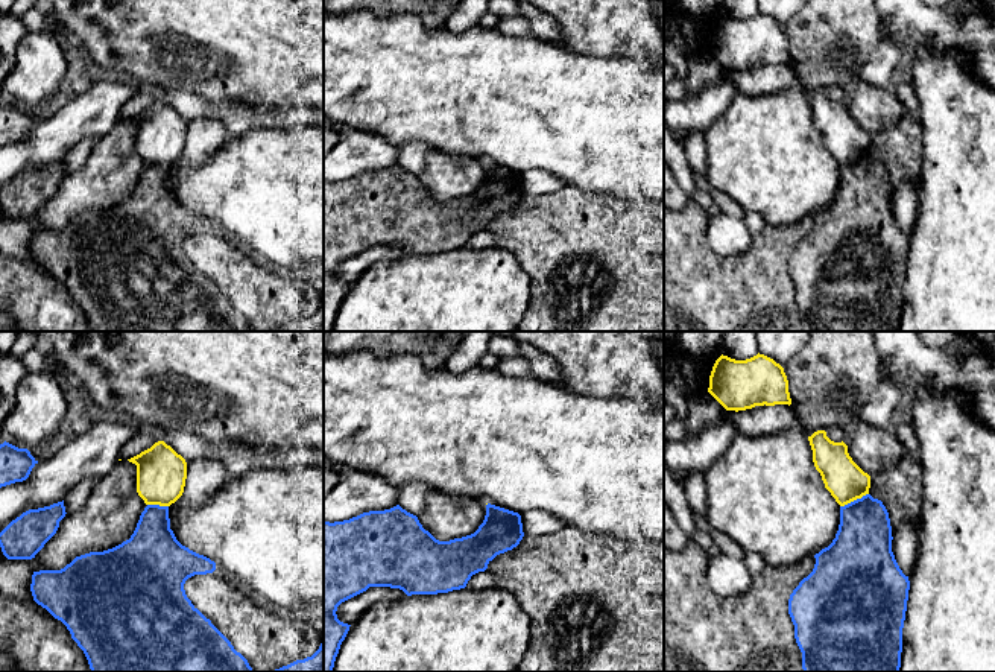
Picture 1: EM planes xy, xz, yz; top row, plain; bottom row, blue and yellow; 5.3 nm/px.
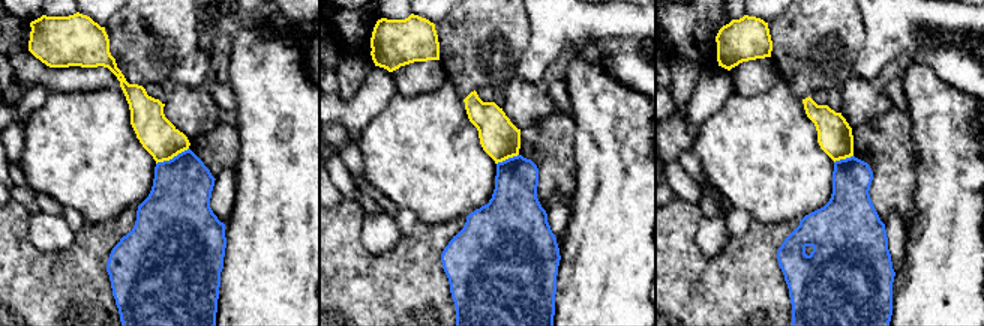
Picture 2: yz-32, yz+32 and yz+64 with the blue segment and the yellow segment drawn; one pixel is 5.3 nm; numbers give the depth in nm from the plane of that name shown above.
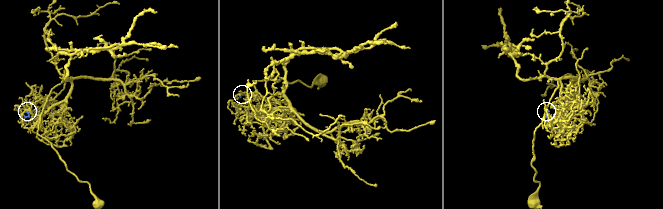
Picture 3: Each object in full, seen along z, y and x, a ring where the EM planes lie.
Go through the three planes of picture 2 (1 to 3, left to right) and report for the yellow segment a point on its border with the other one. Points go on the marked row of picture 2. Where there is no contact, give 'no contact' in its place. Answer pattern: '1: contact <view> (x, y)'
1: contact yz-32 (173, 158)
2: contact yz+32 (509, 158)
3: contact yz+64 (843, 159)

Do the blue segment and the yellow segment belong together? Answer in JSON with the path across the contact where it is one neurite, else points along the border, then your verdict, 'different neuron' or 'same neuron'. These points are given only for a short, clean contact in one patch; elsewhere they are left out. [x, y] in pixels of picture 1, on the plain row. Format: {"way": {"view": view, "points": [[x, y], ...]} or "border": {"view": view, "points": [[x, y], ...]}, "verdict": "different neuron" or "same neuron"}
{"border": {"view": "yz", "points": [[868, 152], [840, 166]]}, "verdict": "different neuron"}

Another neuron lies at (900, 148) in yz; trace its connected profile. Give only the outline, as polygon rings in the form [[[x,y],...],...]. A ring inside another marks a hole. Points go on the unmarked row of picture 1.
[[[904,114],[893,126],[870,135],[869,154],[883,161],[889,172],[892,196],[902,182],[911,181],[921,192],[922,125]]]

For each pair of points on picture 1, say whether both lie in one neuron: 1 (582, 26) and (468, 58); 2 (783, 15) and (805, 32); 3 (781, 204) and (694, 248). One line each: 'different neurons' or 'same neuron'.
1: different neurons
2: different neurons
3: different neurons

